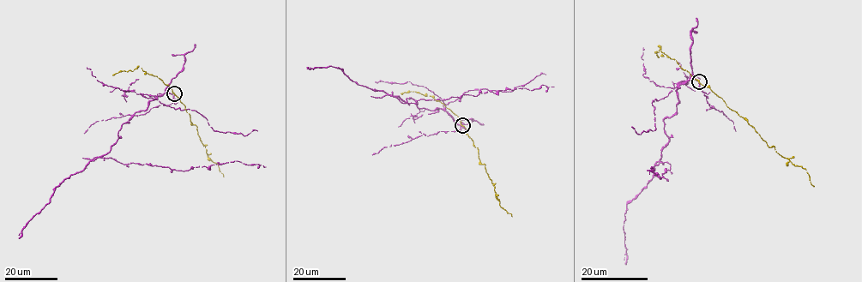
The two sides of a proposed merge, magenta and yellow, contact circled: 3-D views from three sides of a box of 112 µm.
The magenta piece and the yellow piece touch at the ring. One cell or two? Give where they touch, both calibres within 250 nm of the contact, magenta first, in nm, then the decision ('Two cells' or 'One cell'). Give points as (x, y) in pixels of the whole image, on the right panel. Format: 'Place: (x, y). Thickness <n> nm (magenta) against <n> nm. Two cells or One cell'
Place: (699, 81). Thickness 180 nm (magenta) against 280 nm. Two cells

